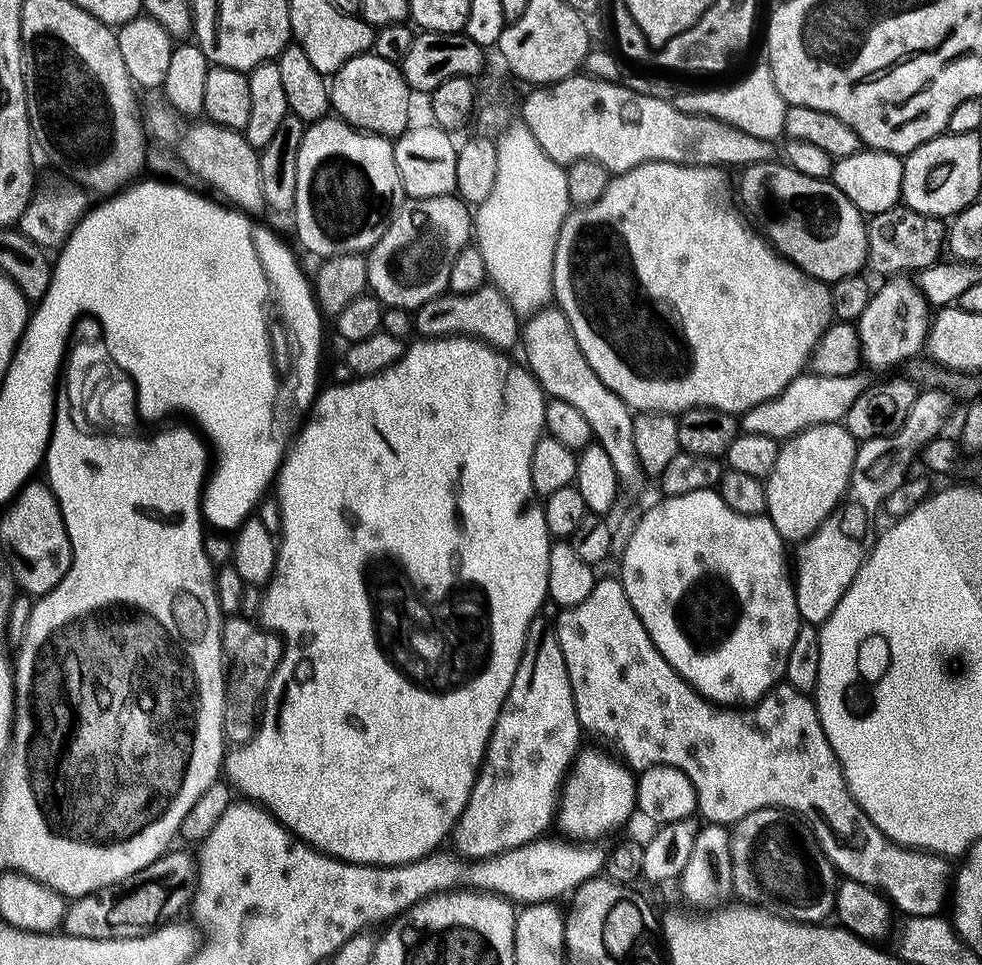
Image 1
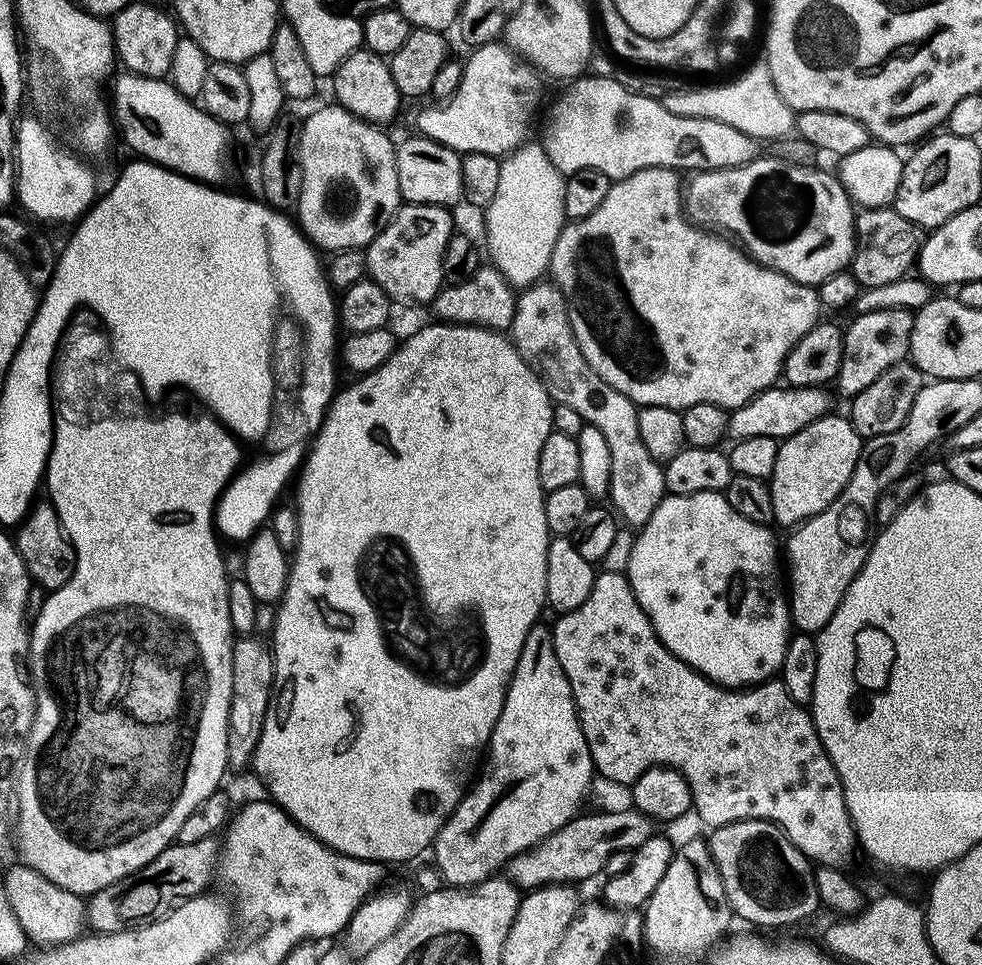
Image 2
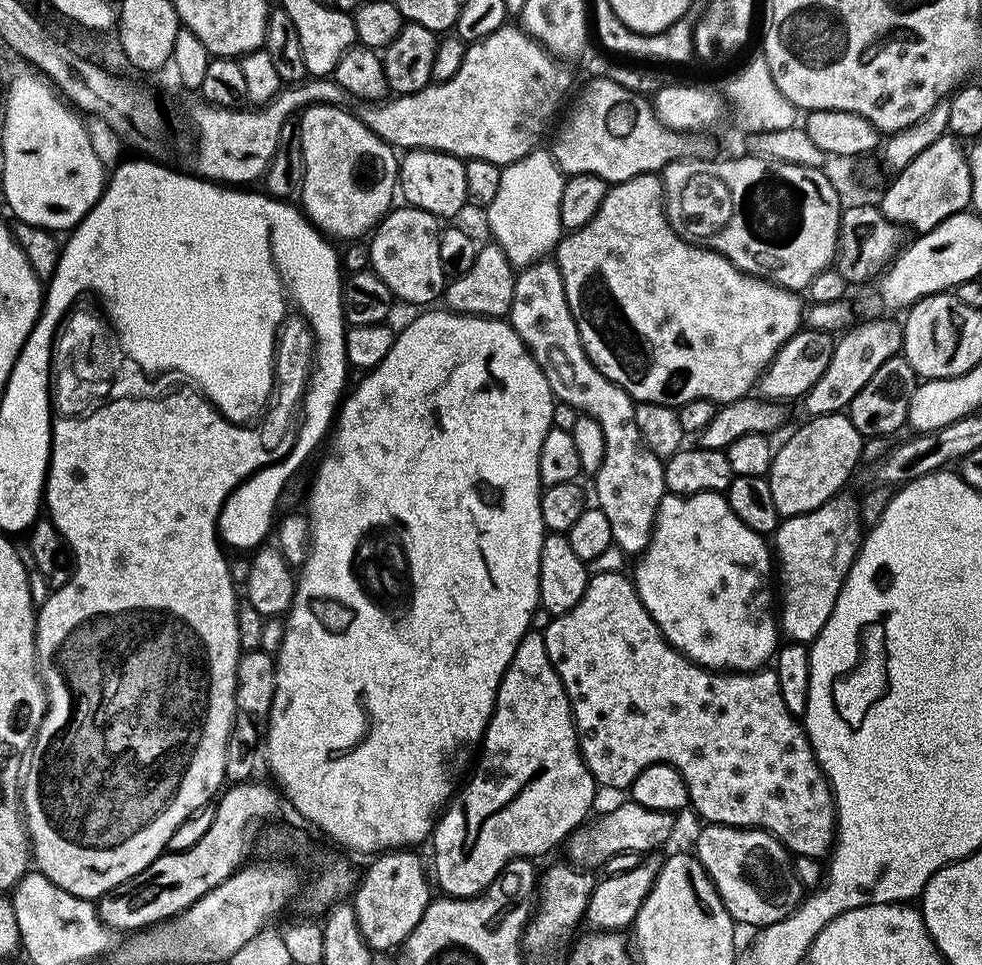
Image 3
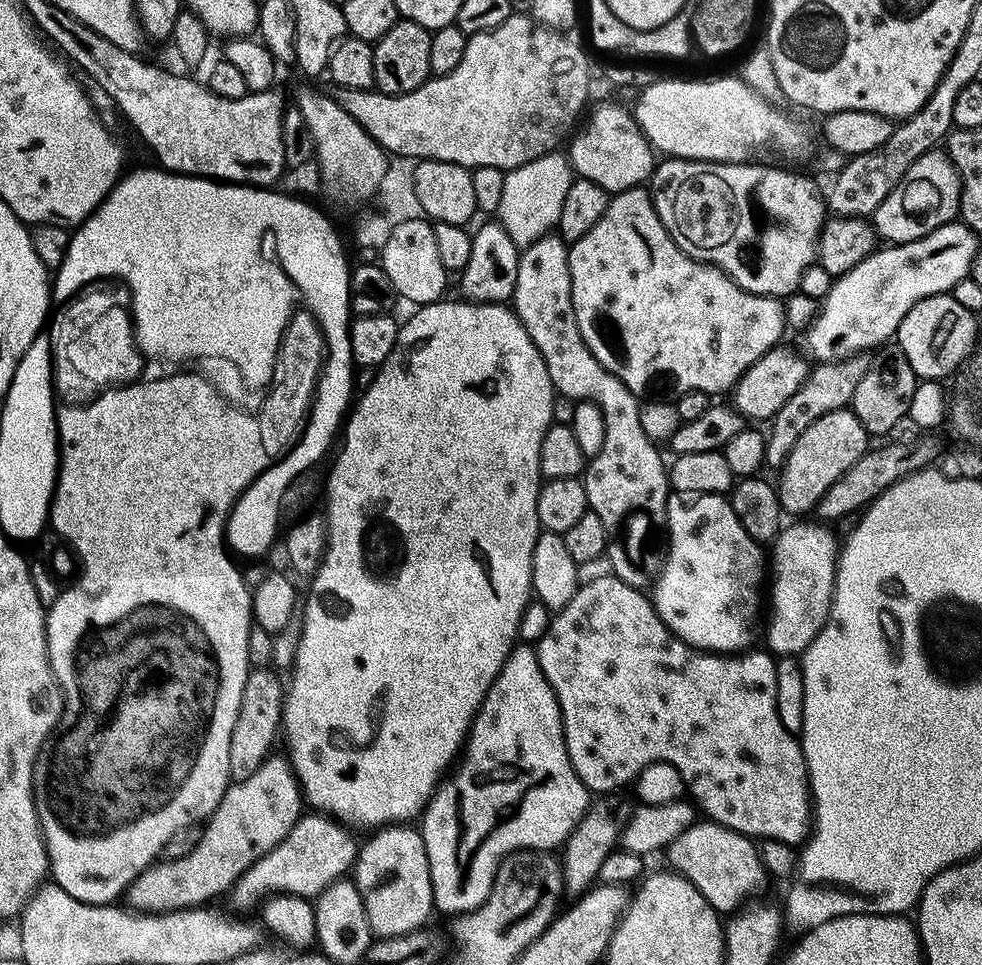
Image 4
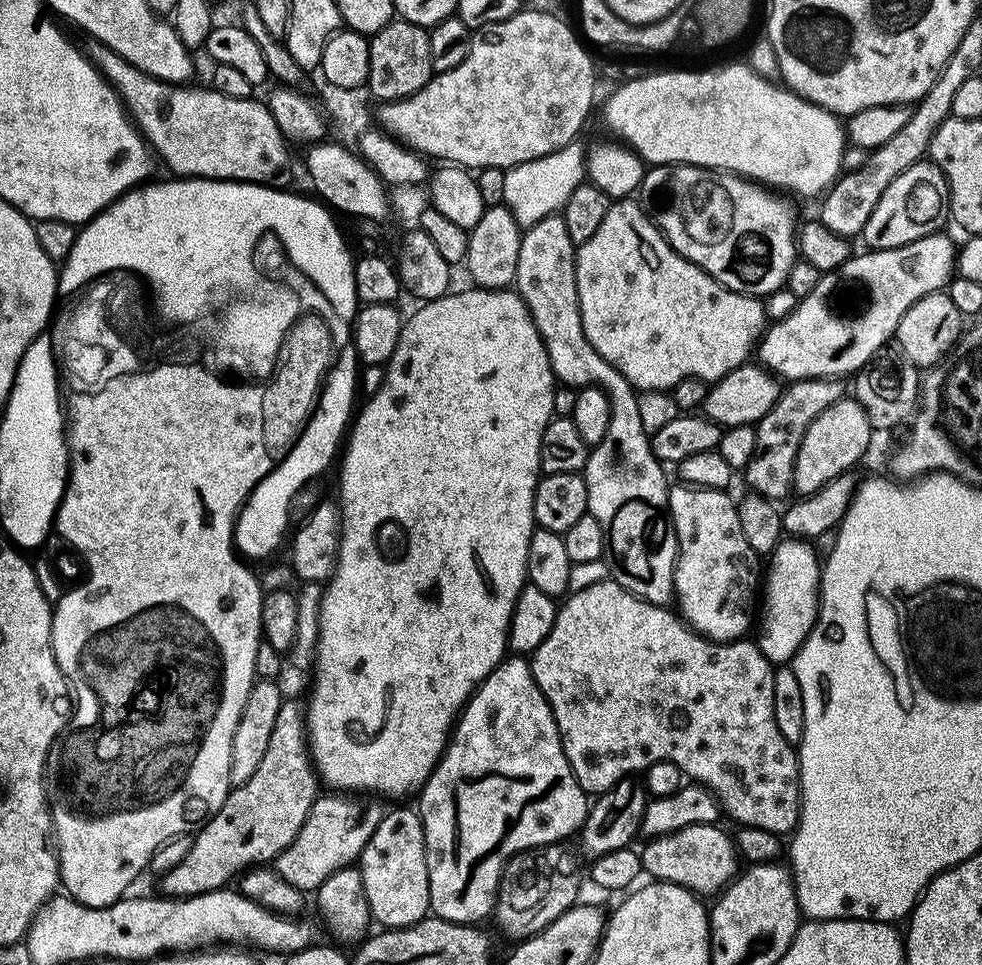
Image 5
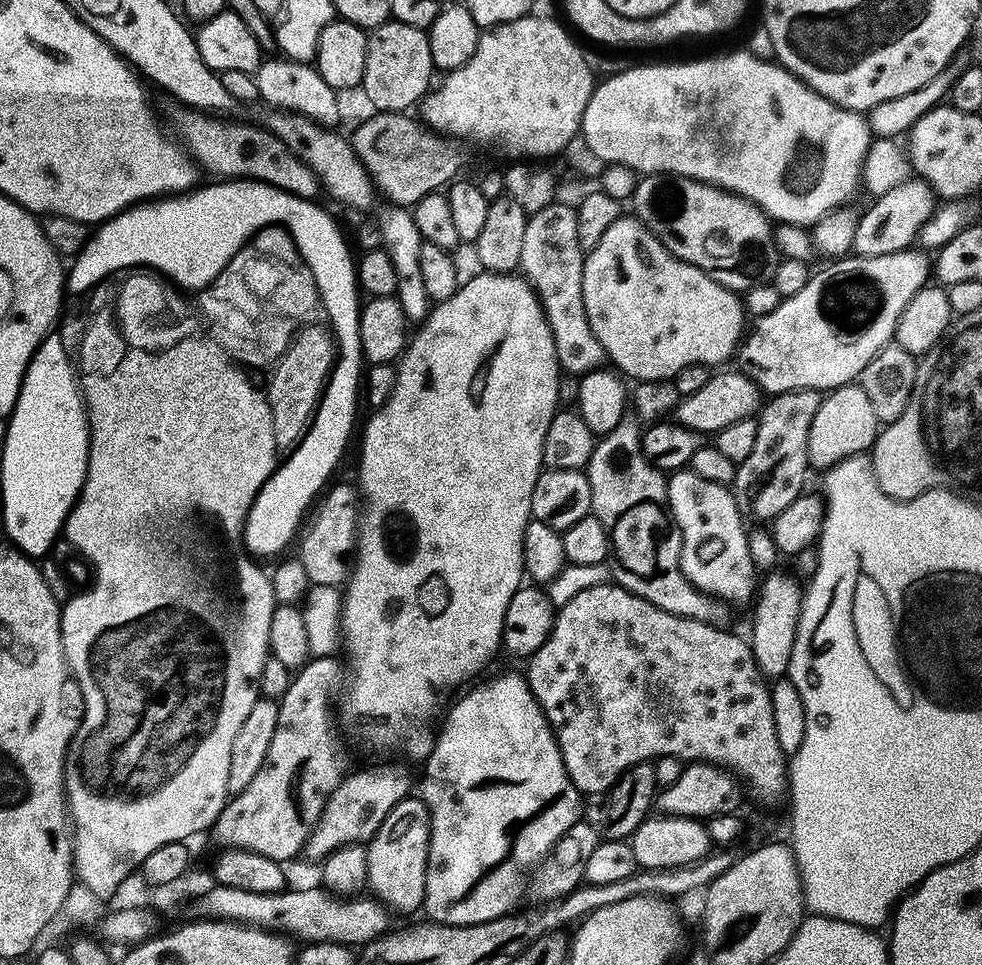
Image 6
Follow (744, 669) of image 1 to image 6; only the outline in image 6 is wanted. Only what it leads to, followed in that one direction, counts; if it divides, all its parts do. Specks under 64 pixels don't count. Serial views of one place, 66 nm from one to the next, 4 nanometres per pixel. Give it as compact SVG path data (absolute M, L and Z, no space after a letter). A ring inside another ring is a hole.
M691 470L667 477L668 511L680 532L680 573L705 596L728 604L744 604L758 591L758 573L750 558L749 529L731 487L706 482Z

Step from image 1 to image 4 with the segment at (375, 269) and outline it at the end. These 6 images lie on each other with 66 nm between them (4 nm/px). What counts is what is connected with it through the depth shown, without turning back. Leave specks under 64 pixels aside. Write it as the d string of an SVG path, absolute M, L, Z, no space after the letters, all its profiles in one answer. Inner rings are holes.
M419 218L394 226L386 244L379 249L378 263L386 270L386 278L390 278L397 296L410 298L423 306L433 304L445 295L444 283L450 280L450 276L442 266L442 258L438 258L434 227L427 219Z

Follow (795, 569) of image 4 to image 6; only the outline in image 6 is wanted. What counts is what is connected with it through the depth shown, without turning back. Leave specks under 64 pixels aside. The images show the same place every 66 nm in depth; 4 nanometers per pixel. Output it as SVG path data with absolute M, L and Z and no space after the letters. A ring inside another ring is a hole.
M773 570L759 585L754 605L752 632L748 641L761 673L768 678L780 678L790 666L790 654L794 650L794 638L798 630L800 603L804 601L802 584L792 576L783 576L780 570Z

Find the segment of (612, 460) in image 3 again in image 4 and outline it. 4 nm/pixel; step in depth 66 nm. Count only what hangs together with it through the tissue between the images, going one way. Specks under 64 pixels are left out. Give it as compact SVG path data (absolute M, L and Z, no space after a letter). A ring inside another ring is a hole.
M556 234L540 236L527 245L520 254L518 283L514 286L510 307L522 322L522 326L526 326L526 332L530 334L534 346L538 346L538 354L542 354L546 362L553 389L577 402L594 402L598 410L602 410L602 418L606 422L606 438L602 441L602 450L598 450L598 454L587 461L582 473L586 498L590 511L598 514L598 518L602 518L602 526L606 526L609 539L606 554L612 563L612 575L630 586L644 590L655 581L660 574L660 567L664 565L670 499L666 460L660 457L661 449L650 438L646 438L642 431L642 422L638 418L641 397L635 396L626 386L626 382L610 374L610 370L606 370L606 366L602 366L602 362L598 362L594 354L590 354L590 346L586 346L578 330L570 290L568 250L569 245Z

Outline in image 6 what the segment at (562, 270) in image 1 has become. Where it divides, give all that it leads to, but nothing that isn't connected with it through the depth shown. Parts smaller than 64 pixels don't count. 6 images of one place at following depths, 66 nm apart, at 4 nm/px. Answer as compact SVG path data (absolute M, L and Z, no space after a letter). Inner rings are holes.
M622 214L614 223L606 226L606 234L602 234L602 238L598 238L595 246L587 249L584 257L584 265L582 266L582 302L586 306L586 318L590 322L590 330L594 330L598 342L602 342L605 357L611 363L613 360L617 364L615 367L625 377L633 376L631 379L636 382L641 380L671 380L686 366L694 366L695 364L705 366L713 366L712 364L718 364L714 366L727 365L727 360L730 359L731 361L737 355L737 349L740 347L742 337L746 332L746 326L744 328L744 304L740 300L743 299L733 292L731 288L722 287L721 284L714 282L714 278L707 276L698 266L679 260L670 250L666 250L664 243L632 214L629 214L629 216L628 214Z

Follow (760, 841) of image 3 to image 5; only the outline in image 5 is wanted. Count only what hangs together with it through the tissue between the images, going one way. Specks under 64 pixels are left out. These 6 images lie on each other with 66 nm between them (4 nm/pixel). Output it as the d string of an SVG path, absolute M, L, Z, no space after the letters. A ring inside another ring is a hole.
M716 824L686 826L665 836L653 836L640 852L640 862L653 881L681 884L704 898L712 898L724 891L737 875L738 849L733 837Z

